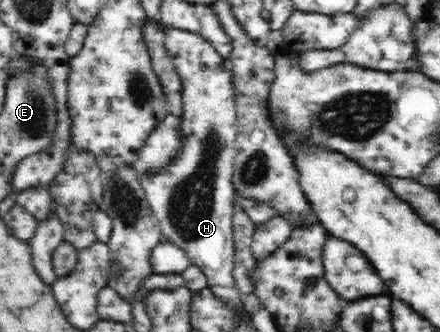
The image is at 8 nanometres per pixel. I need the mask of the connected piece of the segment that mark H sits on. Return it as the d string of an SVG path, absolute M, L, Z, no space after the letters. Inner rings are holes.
M161 18L153 22L163 32L165 51L169 59L171 59L171 62L173 62L175 73L177 73L177 75L180 77L183 86L182 99L184 115L182 116L182 132L180 142L185 144L185 148L183 148L181 151L181 155L179 155L167 168L164 168L156 175L151 175L147 178L141 179L140 183L143 185L144 195L149 201L153 214L157 217L157 220L159 220L163 238L166 238L169 241L179 245L179 248L182 248L190 256L190 260L205 271L205 274L208 278L209 287L211 287L211 291L215 292L215 295L220 296L227 302L232 302L232 304L238 304L238 306L242 306L237 288L235 287L235 281L232 278L235 254L234 224L232 220L234 219L237 199L237 194L234 190L234 181L232 180L234 172L234 160L236 157L235 153L237 152L236 93L234 92L234 78L230 72L226 72L223 68L220 68L219 60L221 60L222 56L215 51L214 46L209 41L203 39L193 31L171 27L171 25L165 25L165 23L163 23L163 19Z

